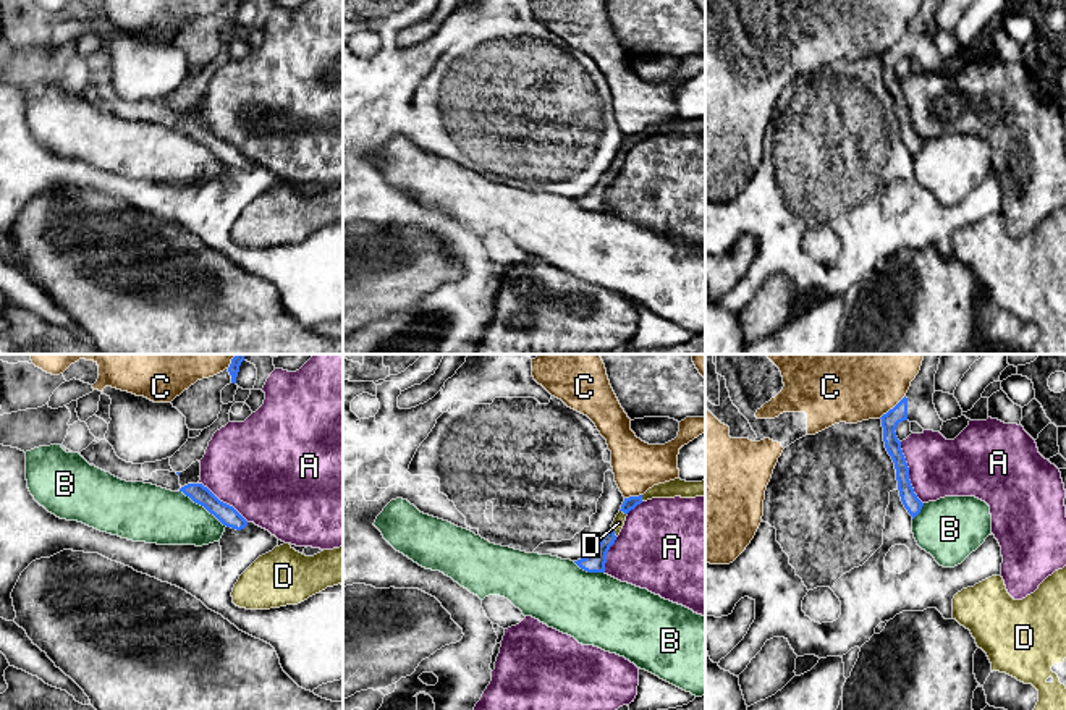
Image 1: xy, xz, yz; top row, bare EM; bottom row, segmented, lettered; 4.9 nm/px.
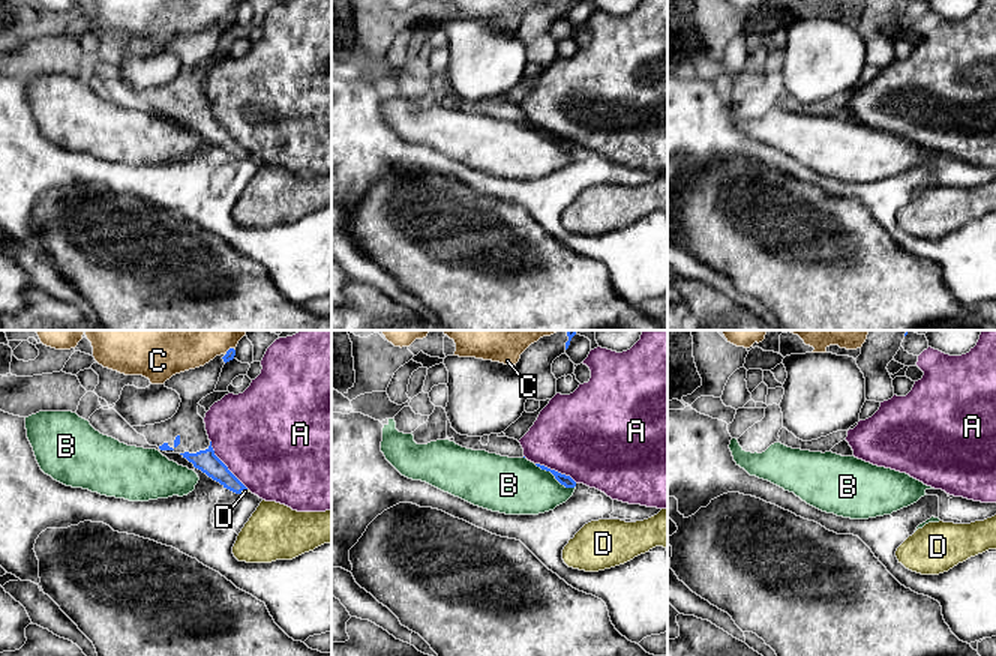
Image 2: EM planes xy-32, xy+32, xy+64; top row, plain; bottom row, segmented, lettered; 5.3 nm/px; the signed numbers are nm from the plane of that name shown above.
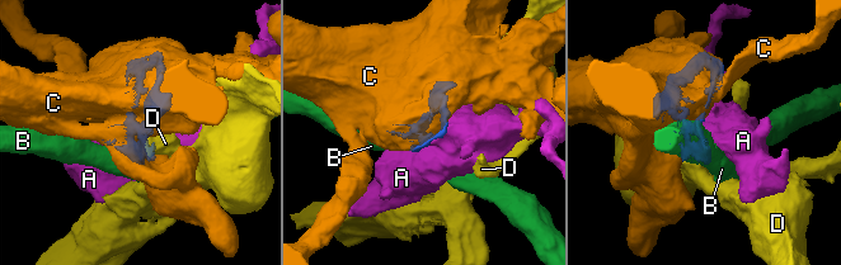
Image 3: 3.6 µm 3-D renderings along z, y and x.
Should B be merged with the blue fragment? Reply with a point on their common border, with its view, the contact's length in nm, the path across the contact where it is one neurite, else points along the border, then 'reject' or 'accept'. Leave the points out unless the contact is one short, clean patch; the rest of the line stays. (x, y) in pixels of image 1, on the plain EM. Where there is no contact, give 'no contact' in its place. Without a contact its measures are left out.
meets blue in xy at (204, 144); contact 300 nm long; border along xy (180, 128), (227, 164); reject

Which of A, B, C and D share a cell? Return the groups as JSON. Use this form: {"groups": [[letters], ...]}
{"groups": [["A"], ["B"], ["C"], ["D"]]}

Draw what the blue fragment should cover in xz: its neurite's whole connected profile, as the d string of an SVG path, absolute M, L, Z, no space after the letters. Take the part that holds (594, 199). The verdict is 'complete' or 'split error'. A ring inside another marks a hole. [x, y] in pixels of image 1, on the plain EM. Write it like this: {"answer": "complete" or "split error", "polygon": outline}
{"answer": "split error", "polygon": "M679 115L665 121L654 123L644 133L624 136L620 150L616 152L610 168L602 173L599 183L586 194L574 199L581 207L587 210L605 210L607 191L620 173L626 154L642 139L652 136L696 136L705 134L705 118L702 120L686 120Z"}

